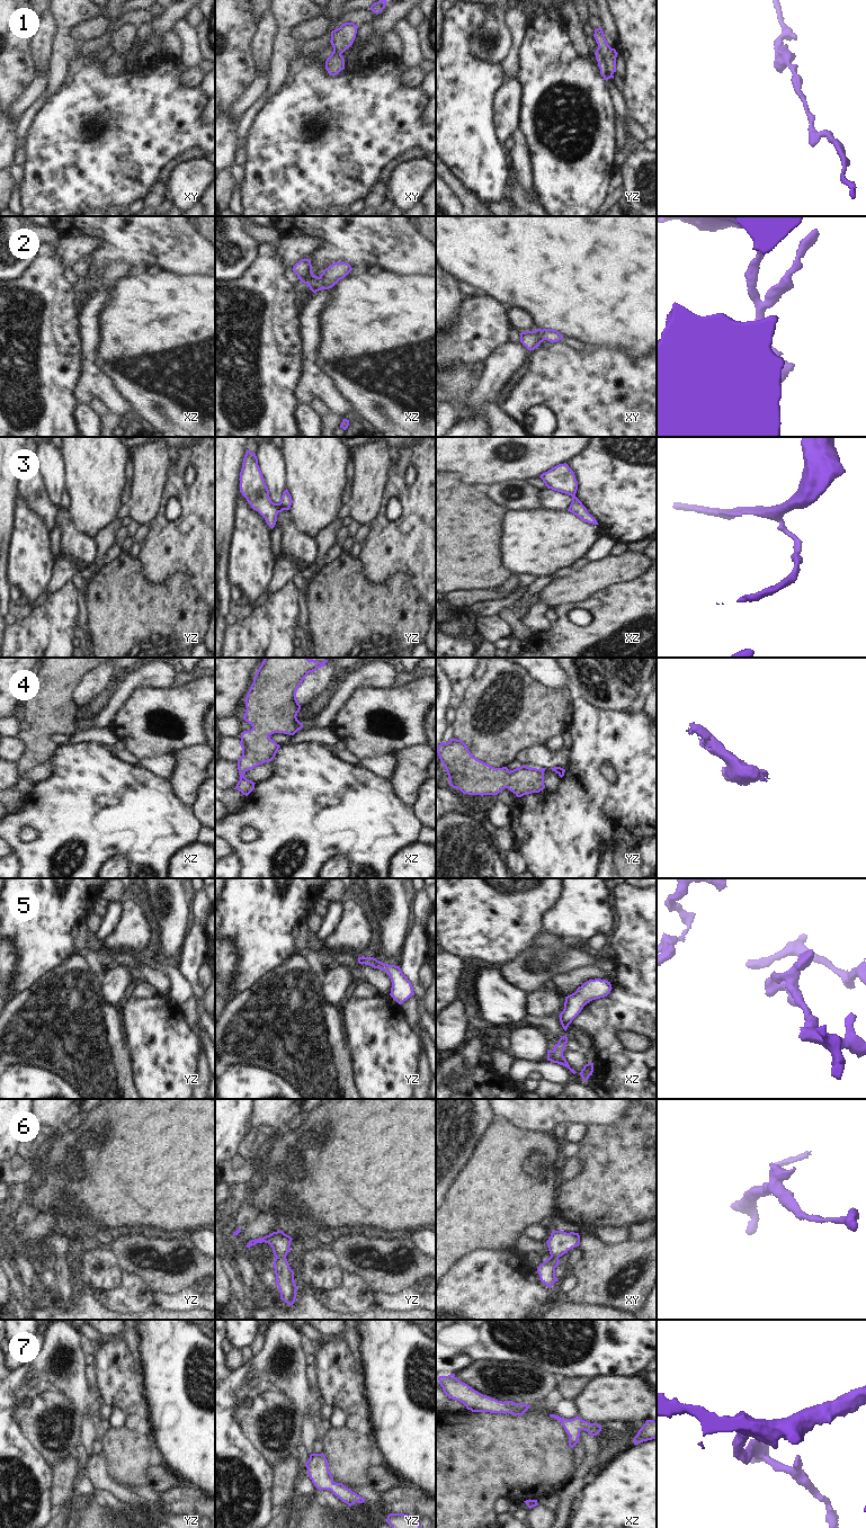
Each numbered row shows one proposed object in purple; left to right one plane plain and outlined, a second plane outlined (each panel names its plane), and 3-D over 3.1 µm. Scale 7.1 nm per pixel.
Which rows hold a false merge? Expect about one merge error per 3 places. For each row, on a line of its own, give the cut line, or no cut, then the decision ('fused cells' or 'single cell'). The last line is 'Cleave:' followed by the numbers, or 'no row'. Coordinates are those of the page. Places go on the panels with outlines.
1: yz (597, 48), (604, 59), (606, 69), (612, 74) | fused cells
2: no cut | single cell
3: no cut | single cell
4: no cut | single cell
5: no cut | single cell
6: no cut | single cell
7: no cut | single cell
Cleave: 1

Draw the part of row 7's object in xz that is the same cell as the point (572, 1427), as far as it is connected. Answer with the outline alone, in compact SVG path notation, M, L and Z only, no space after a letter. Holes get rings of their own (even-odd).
M550 1414L551 1418L559 1420L565 1432L570 1436L569 1437L569 1446L573 1448L579 1442L580 1431L584 1430L589 1435L597 1436L601 1431L601 1427L598 1423L590 1423L588 1421L582 1420L579 1417L573 1419L563 1419L555 1414Z

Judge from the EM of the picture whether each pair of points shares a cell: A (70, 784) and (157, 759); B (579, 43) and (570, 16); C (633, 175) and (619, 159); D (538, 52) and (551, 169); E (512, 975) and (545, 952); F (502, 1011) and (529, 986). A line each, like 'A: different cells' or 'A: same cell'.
A: different cells
B: same cell
C: different cells
D: same cell
E: same cell
F: different cells

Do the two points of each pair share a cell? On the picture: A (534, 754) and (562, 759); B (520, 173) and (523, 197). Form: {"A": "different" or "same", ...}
{"A": "same", "B": "different"}

